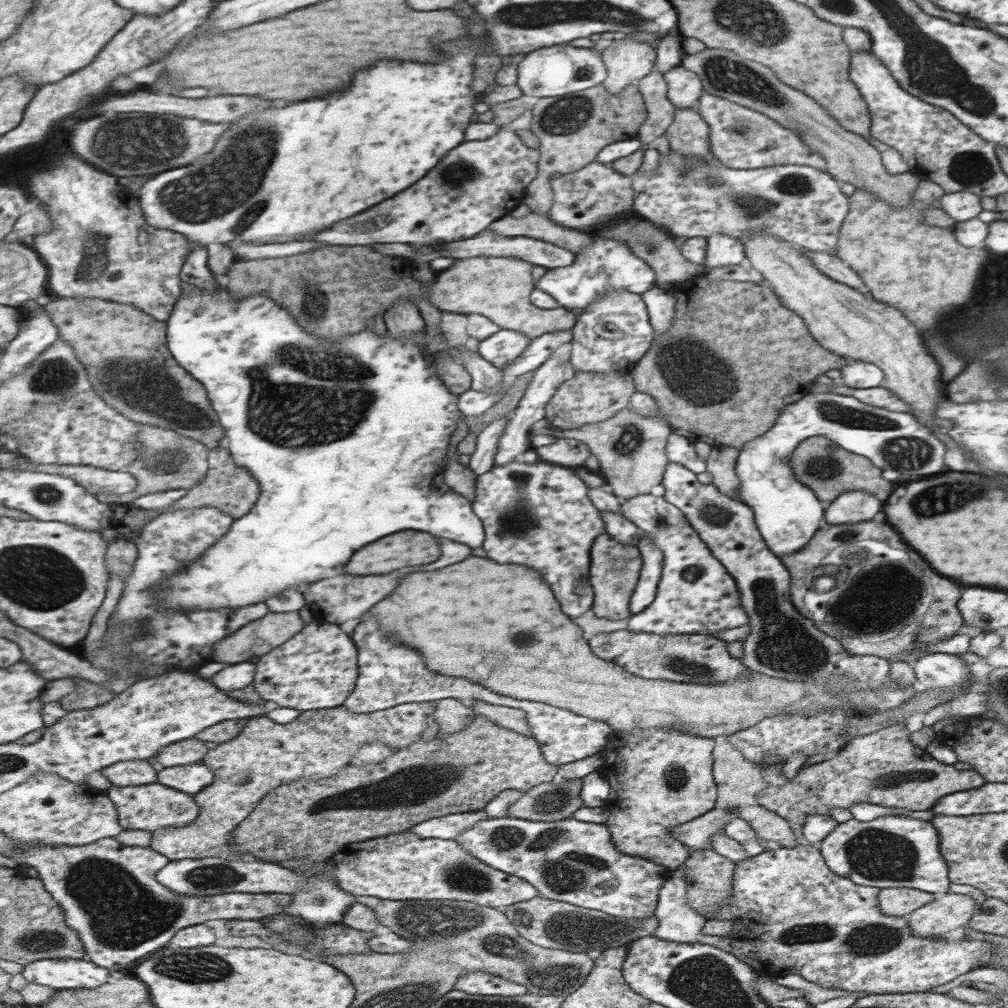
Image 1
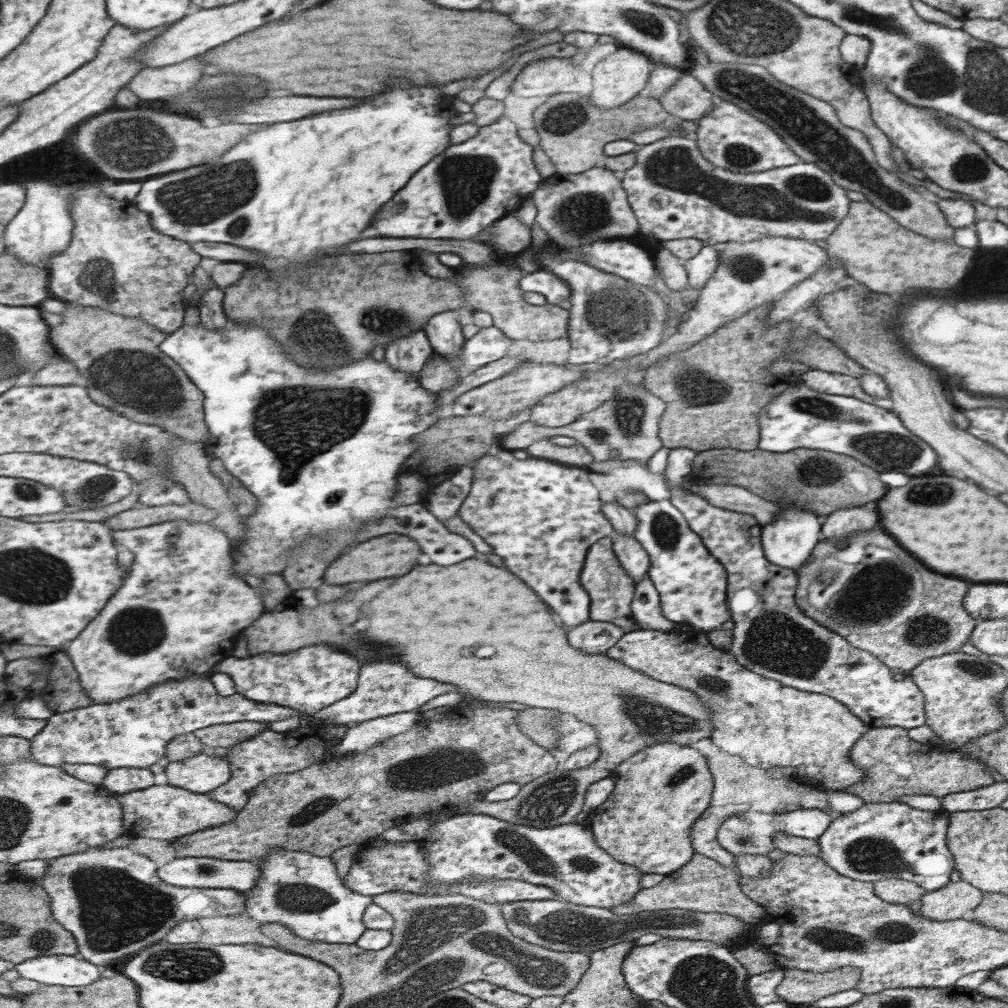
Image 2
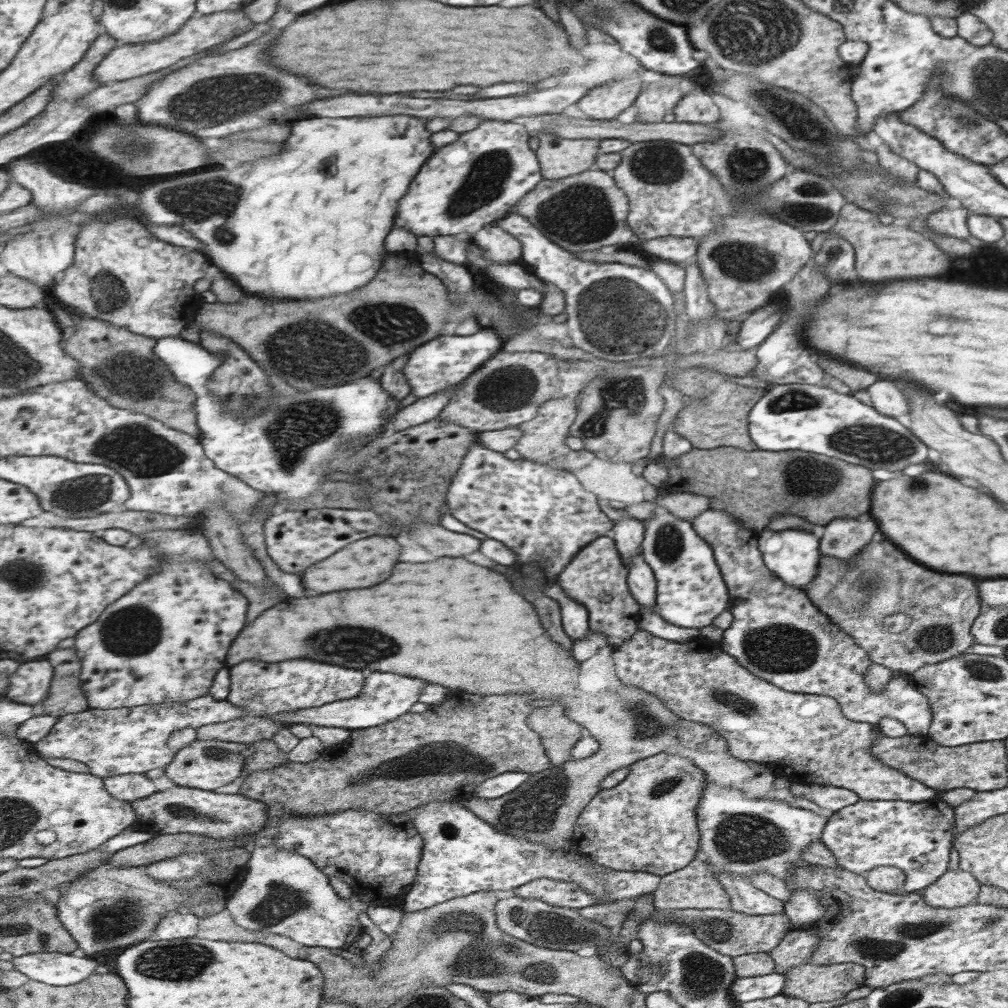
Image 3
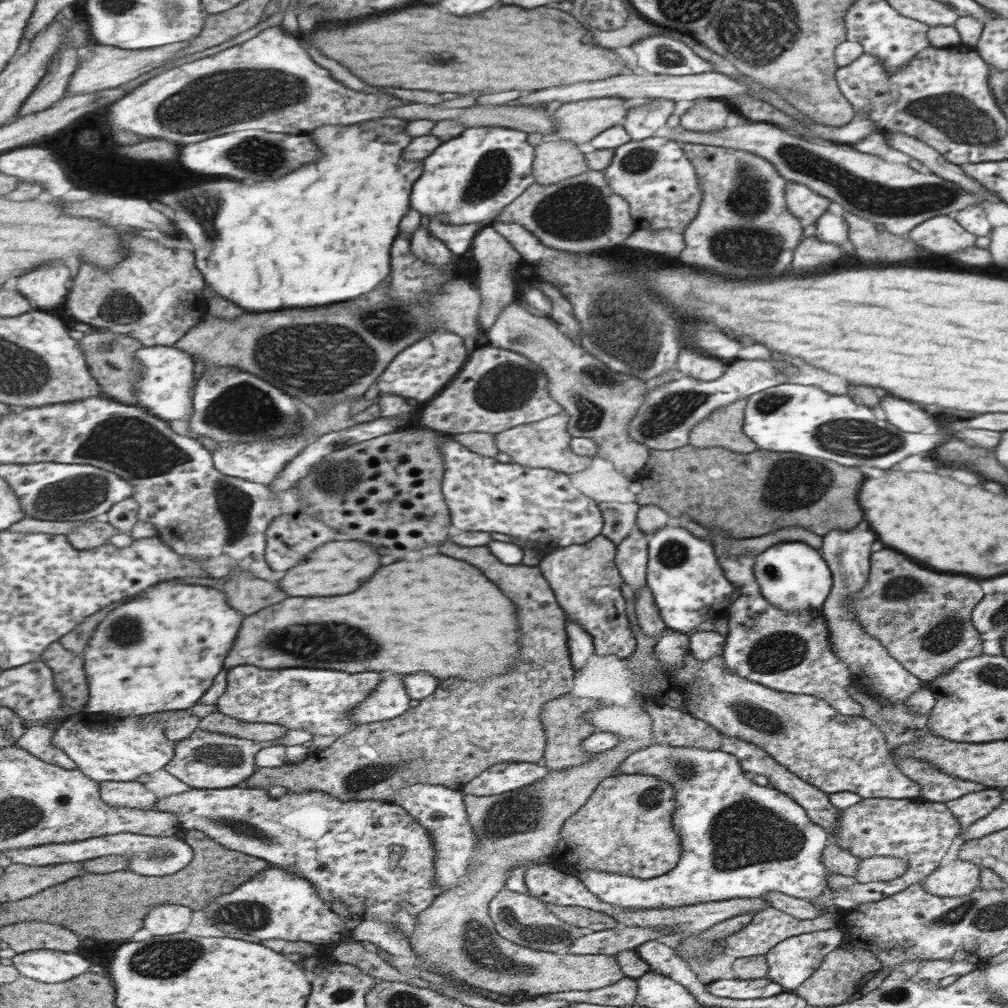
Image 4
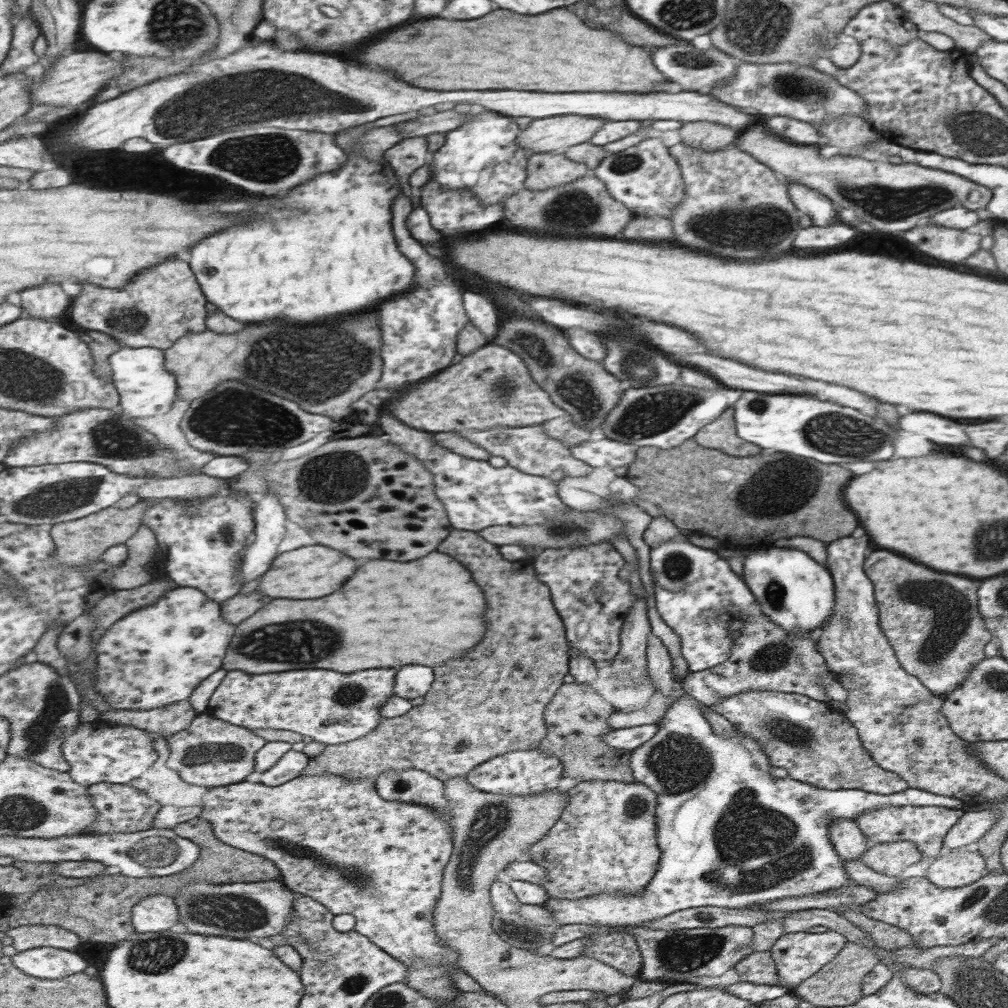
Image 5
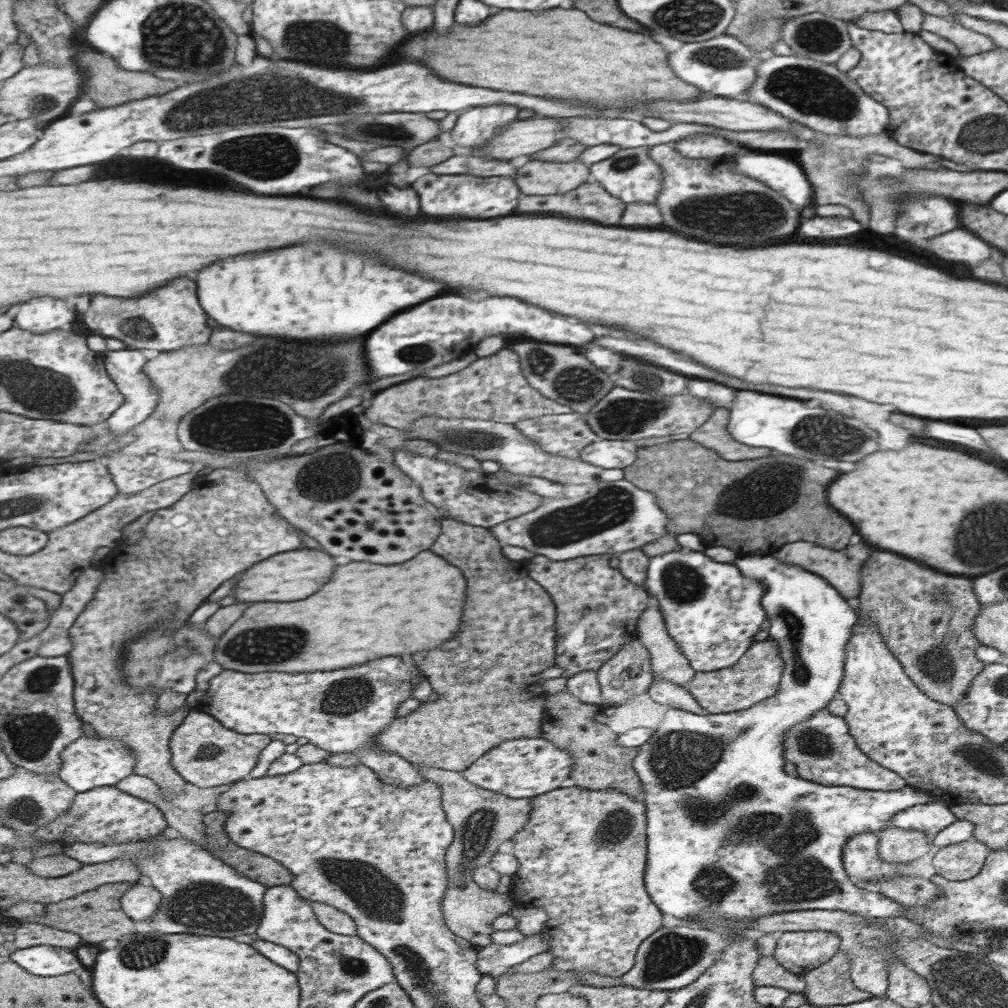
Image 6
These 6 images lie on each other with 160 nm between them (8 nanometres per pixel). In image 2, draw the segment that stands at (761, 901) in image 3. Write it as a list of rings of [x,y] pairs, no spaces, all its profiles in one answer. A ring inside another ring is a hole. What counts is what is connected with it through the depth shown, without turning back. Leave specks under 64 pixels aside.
[[[724,804],[723,806],[710,806],[695,819],[690,828],[691,846],[695,853],[702,854],[707,858],[713,859],[724,867],[729,867],[736,872],[739,880],[734,856],[727,852],[716,841],[716,829],[723,822],[735,819],[735,814],[747,810],[745,804]]]

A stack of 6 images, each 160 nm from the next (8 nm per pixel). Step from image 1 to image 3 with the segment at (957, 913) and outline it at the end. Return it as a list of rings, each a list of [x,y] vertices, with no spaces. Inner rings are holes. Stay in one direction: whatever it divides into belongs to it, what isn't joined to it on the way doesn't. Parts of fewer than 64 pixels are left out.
[[[947,870],[929,888],[919,894],[931,907],[957,908],[972,904],[981,887],[978,879],[965,870]]]

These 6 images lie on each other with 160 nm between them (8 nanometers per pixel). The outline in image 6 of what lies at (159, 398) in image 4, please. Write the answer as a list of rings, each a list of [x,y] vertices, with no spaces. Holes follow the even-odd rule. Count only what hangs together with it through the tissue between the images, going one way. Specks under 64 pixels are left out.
[[[127,346],[121,350],[121,348],[112,348],[109,352],[105,352],[106,355],[106,369],[110,374],[110,377],[114,379],[118,389],[125,394],[126,401],[123,403],[121,409],[117,409],[116,412],[105,422],[105,426],[108,426],[115,434],[128,434],[128,430],[131,430],[133,426],[141,424],[143,420],[152,417],[156,408],[160,404],[160,390],[158,389],[156,382],[152,381],[144,369],[146,364],[150,361],[145,356],[145,352],[141,349],[131,349]]]

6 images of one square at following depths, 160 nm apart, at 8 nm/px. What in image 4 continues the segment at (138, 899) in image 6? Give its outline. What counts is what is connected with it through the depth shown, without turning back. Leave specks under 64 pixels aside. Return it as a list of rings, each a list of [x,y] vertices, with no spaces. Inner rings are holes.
[[[164,903],[155,906],[145,915],[143,928],[152,936],[169,936],[185,932],[192,923],[194,911],[186,906]]]

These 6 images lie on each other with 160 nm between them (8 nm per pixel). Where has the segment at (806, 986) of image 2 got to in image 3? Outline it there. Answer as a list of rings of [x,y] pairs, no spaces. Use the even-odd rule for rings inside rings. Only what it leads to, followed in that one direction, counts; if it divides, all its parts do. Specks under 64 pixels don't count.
[[[853,962],[794,966],[787,972],[781,994],[811,1002],[829,1002],[864,985],[864,967]]]

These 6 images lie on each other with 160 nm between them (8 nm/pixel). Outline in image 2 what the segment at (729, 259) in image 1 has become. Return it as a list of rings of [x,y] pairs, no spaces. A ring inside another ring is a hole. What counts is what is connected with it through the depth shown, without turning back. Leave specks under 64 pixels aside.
[[[705,243],[693,258],[682,262],[688,278],[688,288],[703,287],[706,280],[717,269],[718,258],[717,244]]]

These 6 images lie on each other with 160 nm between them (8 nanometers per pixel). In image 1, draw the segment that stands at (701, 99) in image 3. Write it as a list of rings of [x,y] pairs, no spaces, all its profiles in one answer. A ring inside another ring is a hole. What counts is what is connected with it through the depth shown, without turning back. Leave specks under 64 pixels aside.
[[[680,64],[662,74],[666,84],[667,100],[675,108],[696,108],[697,99],[703,94],[700,78]]]

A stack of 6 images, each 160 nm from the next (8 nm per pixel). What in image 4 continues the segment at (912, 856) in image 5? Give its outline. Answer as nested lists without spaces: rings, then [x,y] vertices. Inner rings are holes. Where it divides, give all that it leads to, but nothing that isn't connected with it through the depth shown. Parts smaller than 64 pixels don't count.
[[[870,856],[860,859],[854,874],[857,883],[887,882],[906,871],[906,862],[894,856]]]

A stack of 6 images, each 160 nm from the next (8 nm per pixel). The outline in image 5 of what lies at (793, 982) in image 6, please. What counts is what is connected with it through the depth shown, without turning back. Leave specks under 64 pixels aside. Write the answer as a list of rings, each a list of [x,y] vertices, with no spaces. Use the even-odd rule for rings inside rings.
[[[767,950],[751,952],[740,958],[733,967],[737,978],[743,982],[775,985],[778,979],[775,963]]]

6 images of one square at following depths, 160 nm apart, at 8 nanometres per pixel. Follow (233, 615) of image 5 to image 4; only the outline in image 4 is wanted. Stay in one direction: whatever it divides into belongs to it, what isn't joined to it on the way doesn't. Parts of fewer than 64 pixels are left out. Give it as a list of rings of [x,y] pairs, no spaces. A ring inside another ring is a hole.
[[[235,571],[233,577],[226,582],[224,591],[231,608],[235,608],[246,617],[287,598],[277,581],[254,577],[249,571]]]

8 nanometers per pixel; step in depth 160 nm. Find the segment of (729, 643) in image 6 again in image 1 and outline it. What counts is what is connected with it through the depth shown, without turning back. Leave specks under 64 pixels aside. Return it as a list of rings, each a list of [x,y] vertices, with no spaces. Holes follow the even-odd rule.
[[[649,492],[621,500],[619,510],[639,531],[652,537],[655,546],[663,555],[654,599],[643,611],[633,613],[627,620],[627,631],[655,635],[711,635],[750,622],[746,611],[743,611],[734,577],[710,553],[707,545],[689,526],[687,518],[678,507]]]

